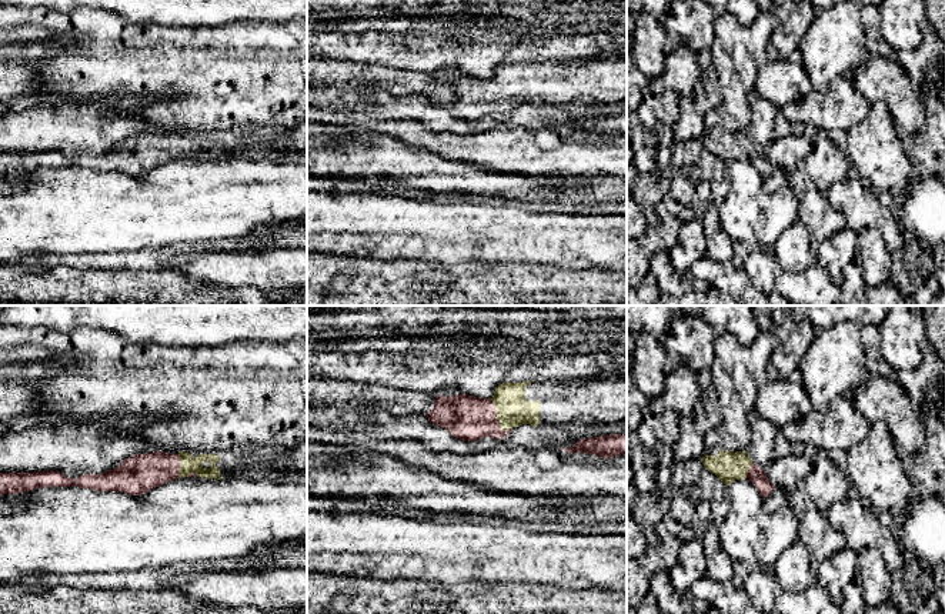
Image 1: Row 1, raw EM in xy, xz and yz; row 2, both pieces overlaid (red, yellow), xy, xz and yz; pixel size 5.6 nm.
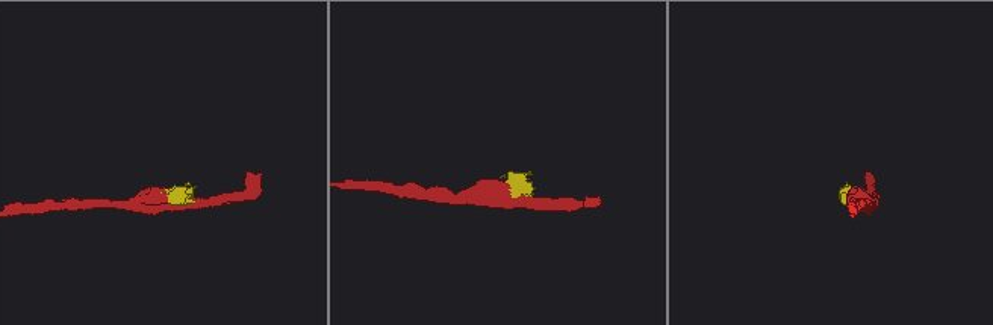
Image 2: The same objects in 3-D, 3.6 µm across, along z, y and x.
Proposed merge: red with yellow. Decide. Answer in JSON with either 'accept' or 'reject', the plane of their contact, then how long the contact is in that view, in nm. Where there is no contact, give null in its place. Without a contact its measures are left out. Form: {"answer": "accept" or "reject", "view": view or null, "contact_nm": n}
{"answer": "accept", "view": "xz", "contact_nm": 220}

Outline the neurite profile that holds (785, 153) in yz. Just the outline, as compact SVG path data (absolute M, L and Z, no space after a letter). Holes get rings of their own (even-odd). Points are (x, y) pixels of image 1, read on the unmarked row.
M789 134L772 141L764 149L767 158L775 170L764 178L762 190L768 194L787 187L787 174L794 170L799 160L812 151L814 141L804 134Z

